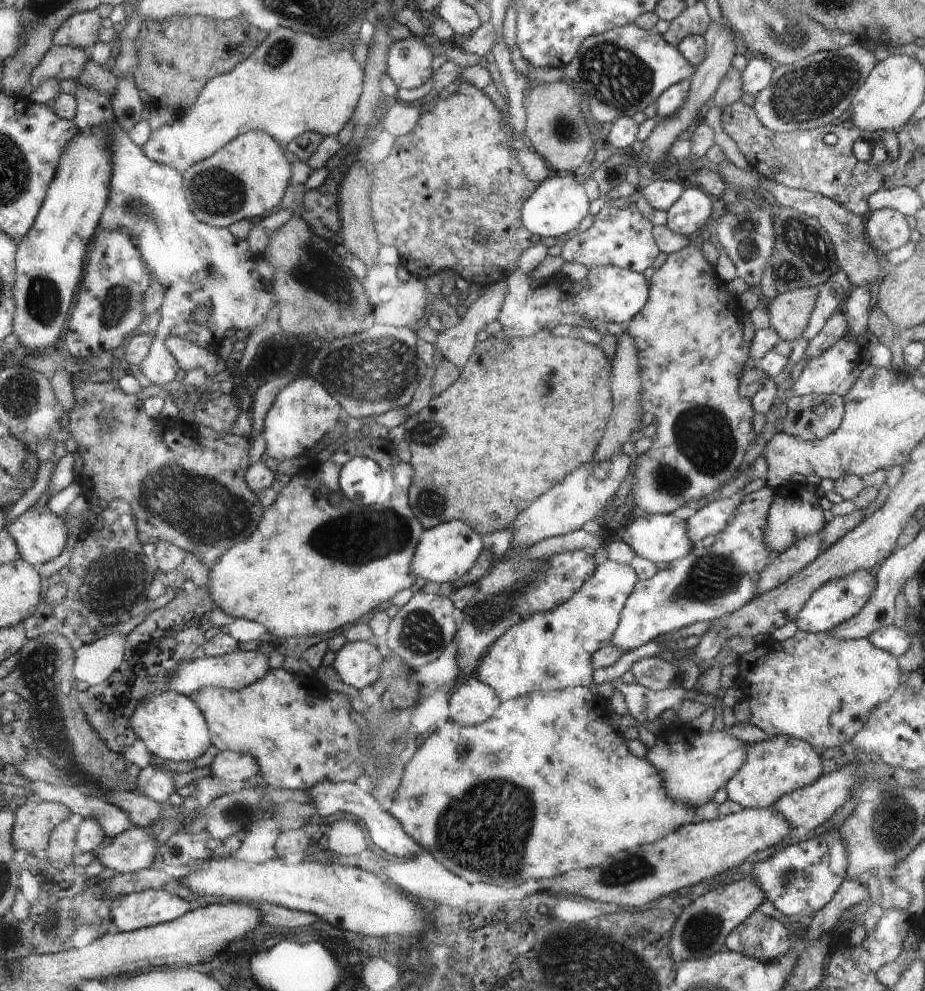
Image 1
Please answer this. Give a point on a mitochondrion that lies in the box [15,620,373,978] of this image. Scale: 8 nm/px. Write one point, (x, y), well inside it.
(40, 668)

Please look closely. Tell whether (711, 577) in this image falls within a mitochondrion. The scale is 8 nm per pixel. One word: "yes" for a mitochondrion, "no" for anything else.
yes

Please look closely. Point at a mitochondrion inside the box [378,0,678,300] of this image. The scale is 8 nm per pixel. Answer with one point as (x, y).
(617, 77)

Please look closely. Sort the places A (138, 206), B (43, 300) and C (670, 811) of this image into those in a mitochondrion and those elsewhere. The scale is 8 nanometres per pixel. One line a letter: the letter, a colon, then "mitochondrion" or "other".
A: mitochondrion
B: mitochondrion
C: other

